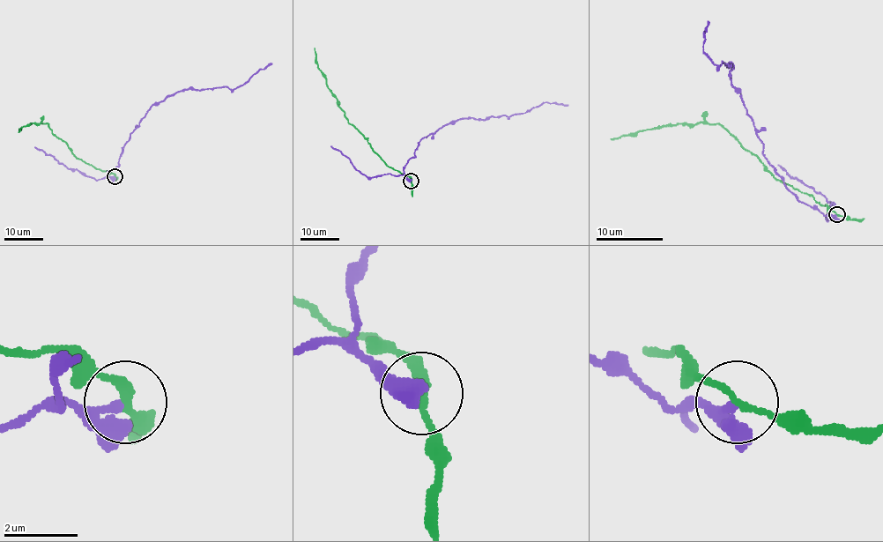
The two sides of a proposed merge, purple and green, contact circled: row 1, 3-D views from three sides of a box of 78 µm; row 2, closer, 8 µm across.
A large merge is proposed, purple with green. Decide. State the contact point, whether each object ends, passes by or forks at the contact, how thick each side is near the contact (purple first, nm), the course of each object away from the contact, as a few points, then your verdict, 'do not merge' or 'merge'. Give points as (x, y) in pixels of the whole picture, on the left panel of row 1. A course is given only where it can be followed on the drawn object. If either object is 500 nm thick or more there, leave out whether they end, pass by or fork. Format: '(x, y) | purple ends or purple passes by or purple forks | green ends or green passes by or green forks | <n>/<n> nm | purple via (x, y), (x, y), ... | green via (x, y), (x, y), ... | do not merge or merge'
(115, 176) | purple passes by | green passes by | 280/180 nm | purple via (114, 176), (108, 176), (107, 174), (119, 165), (122, 148), (152, 104), (189, 89), (234, 89), (272, 63) | green via (115, 176), (108, 170), (98, 169), (78, 159), (67, 144), (52, 132), (47, 122), (31, 123), (18, 131) | do not merge

